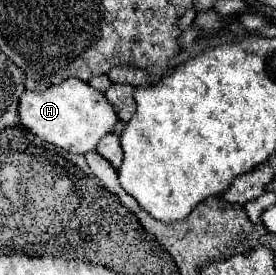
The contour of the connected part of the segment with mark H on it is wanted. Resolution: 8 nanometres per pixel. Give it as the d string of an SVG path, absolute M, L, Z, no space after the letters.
M66 79L60 85L52 85L46 91L24 91L18 103L20 123L36 137L60 147L68 153L88 153L98 141L112 131L118 117L104 93L96 91L84 81Z

